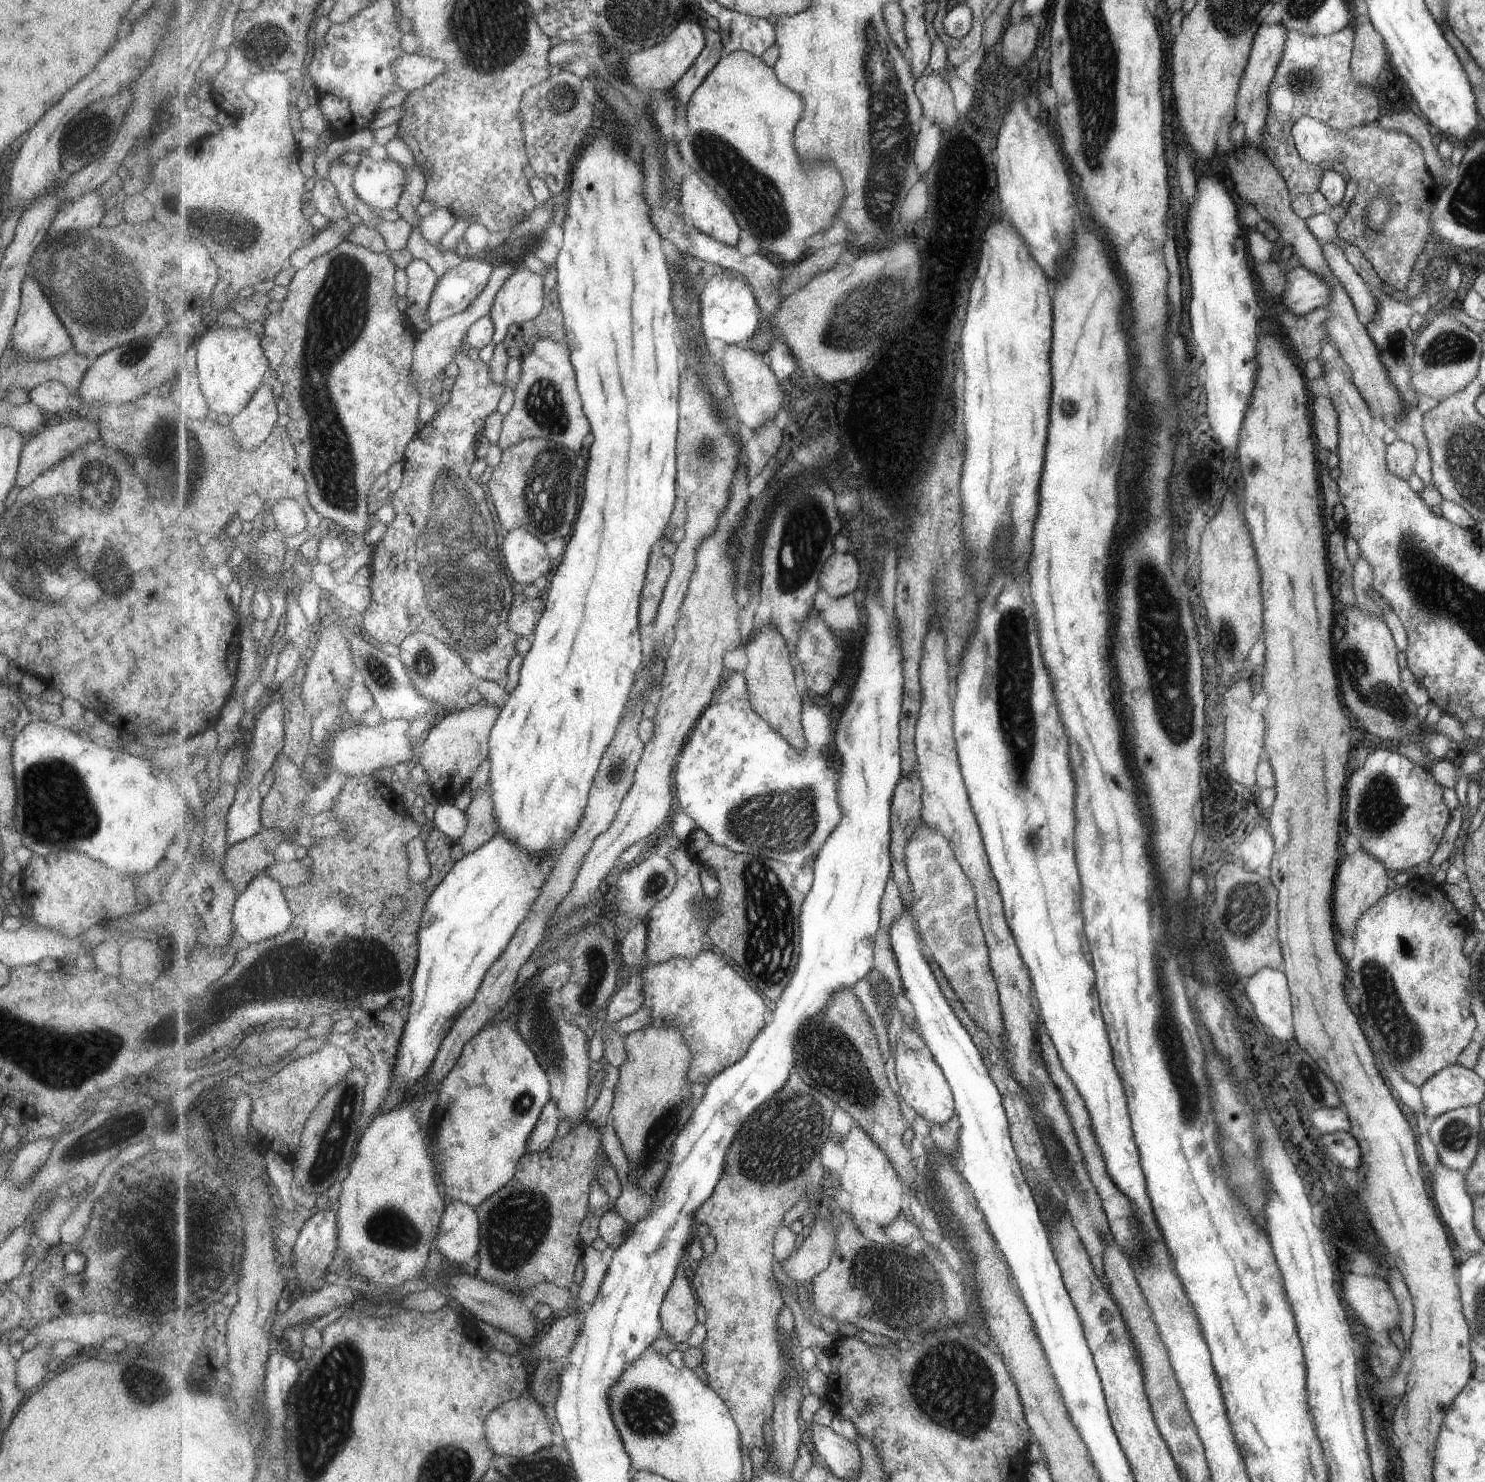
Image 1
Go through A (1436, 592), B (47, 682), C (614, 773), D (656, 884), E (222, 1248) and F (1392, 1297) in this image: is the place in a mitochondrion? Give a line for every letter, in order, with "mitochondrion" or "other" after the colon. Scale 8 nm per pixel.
A: mitochondrion
B: other
C: mitochondrion
D: mitochondrion
E: mitochondrion
F: other

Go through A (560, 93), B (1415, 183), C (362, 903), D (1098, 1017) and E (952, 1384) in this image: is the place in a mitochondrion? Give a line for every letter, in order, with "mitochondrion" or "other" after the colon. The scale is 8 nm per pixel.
A: mitochondrion
B: other
C: other
D: other
E: mitochondrion

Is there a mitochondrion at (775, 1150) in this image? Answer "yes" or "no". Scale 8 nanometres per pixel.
yes

